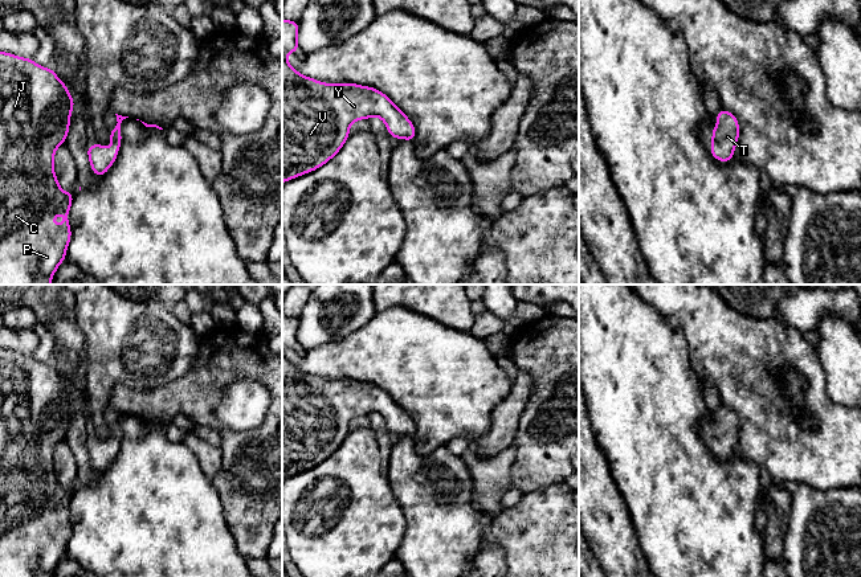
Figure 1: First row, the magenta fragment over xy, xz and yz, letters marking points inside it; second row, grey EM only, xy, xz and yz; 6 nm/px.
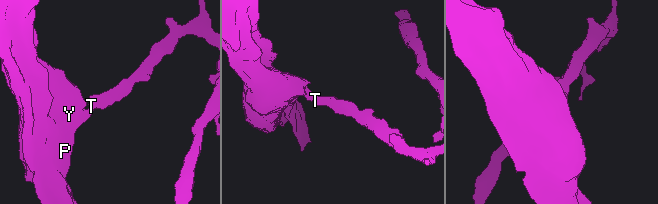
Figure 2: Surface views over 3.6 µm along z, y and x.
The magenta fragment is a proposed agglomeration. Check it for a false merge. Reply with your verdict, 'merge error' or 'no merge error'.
no merge error

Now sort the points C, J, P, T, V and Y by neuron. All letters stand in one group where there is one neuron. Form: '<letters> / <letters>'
C J P T V Y

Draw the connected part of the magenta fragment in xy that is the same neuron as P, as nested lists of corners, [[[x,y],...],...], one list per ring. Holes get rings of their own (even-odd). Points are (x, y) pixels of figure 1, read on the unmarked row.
[[[0,348],[0,577],[52,577],[53,572],[57,568],[57,564],[66,556],[66,545],[72,536],[72,525],[70,525],[70,516],[69,516],[69,507],[72,504],[72,498],[74,495],[73,488],[64,488],[60,483],[57,472],[54,470],[54,449],[56,446],[64,441],[68,435],[69,423],[70,423],[70,410],[74,406],[74,396],[73,392],[68,388],[68,382],[57,373],[52,364],[44,364],[37,361],[32,355],[17,353],[12,349]],[[58,508],[64,510],[62,513],[62,523],[57,524],[53,521],[54,512]]]

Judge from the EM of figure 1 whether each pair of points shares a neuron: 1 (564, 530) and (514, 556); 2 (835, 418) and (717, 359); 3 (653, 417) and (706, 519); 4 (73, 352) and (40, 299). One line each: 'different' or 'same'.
1: same
2: same
3: same
4: same

